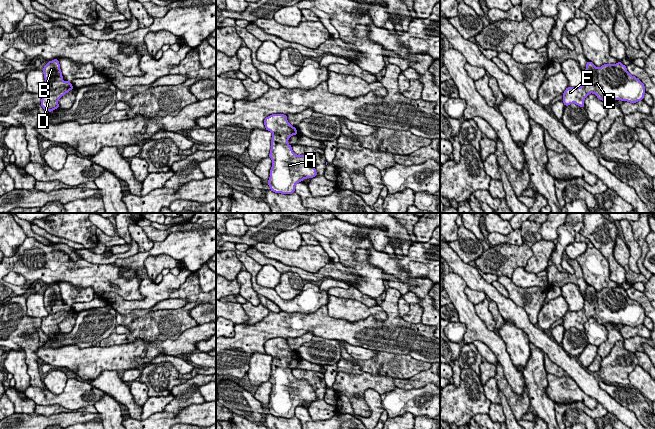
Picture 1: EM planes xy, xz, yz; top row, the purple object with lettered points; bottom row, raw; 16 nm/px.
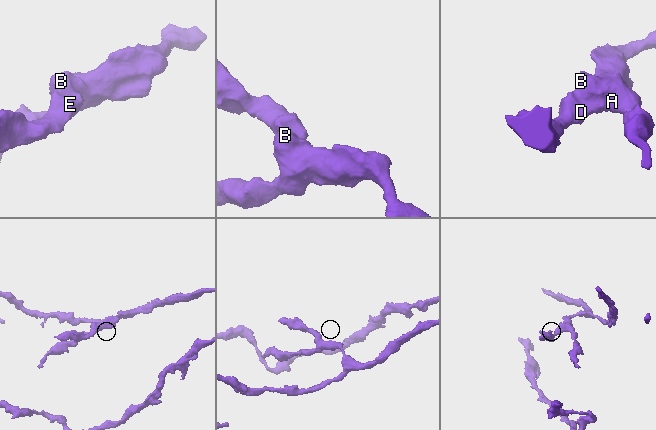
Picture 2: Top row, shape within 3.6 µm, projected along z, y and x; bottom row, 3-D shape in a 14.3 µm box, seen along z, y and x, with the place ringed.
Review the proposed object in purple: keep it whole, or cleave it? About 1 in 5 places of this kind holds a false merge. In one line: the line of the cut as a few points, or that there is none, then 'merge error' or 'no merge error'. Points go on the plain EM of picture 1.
no cut; no merge error

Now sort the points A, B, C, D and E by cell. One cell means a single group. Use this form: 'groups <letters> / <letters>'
groups A B C D E

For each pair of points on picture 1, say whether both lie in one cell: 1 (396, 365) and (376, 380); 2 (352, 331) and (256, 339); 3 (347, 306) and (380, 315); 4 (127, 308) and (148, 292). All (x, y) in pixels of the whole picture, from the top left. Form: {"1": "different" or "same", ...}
{"1": "different", "2": "same", "3": "same", "4": "same"}

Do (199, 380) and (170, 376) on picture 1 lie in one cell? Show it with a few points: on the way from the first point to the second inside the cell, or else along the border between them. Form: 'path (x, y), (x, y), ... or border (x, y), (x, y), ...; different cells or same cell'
border (205, 374), (197, 374), (175, 385), (170, 392); different cells

